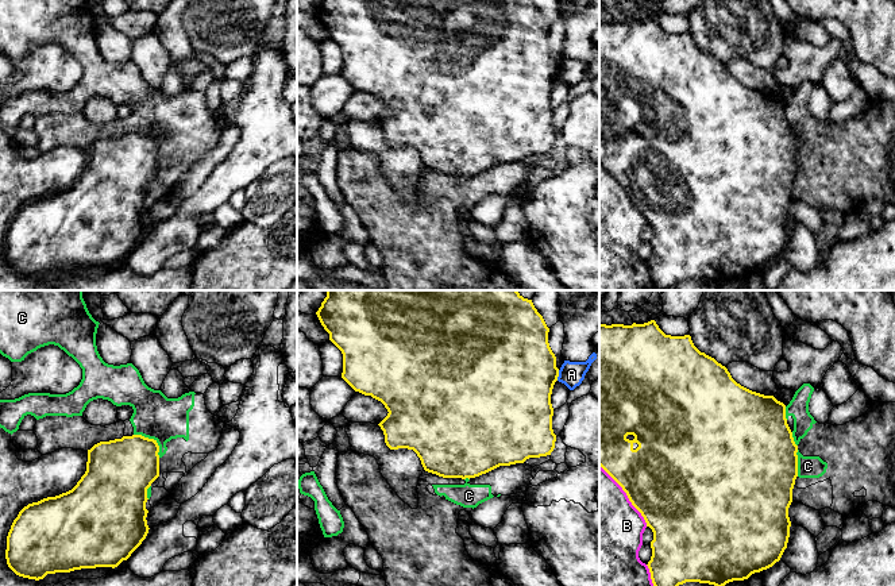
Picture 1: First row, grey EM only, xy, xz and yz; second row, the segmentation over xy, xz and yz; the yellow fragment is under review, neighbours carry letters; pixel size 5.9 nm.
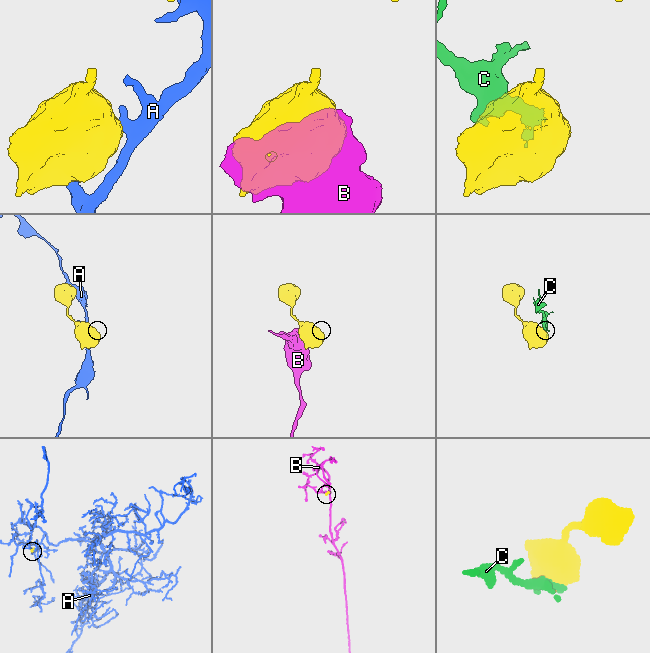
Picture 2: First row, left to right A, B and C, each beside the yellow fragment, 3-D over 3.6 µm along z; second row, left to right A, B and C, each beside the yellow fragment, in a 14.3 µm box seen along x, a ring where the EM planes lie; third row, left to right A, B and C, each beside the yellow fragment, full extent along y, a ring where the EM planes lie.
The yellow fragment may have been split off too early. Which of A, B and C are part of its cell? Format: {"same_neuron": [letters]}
{"same_neuron": []}

